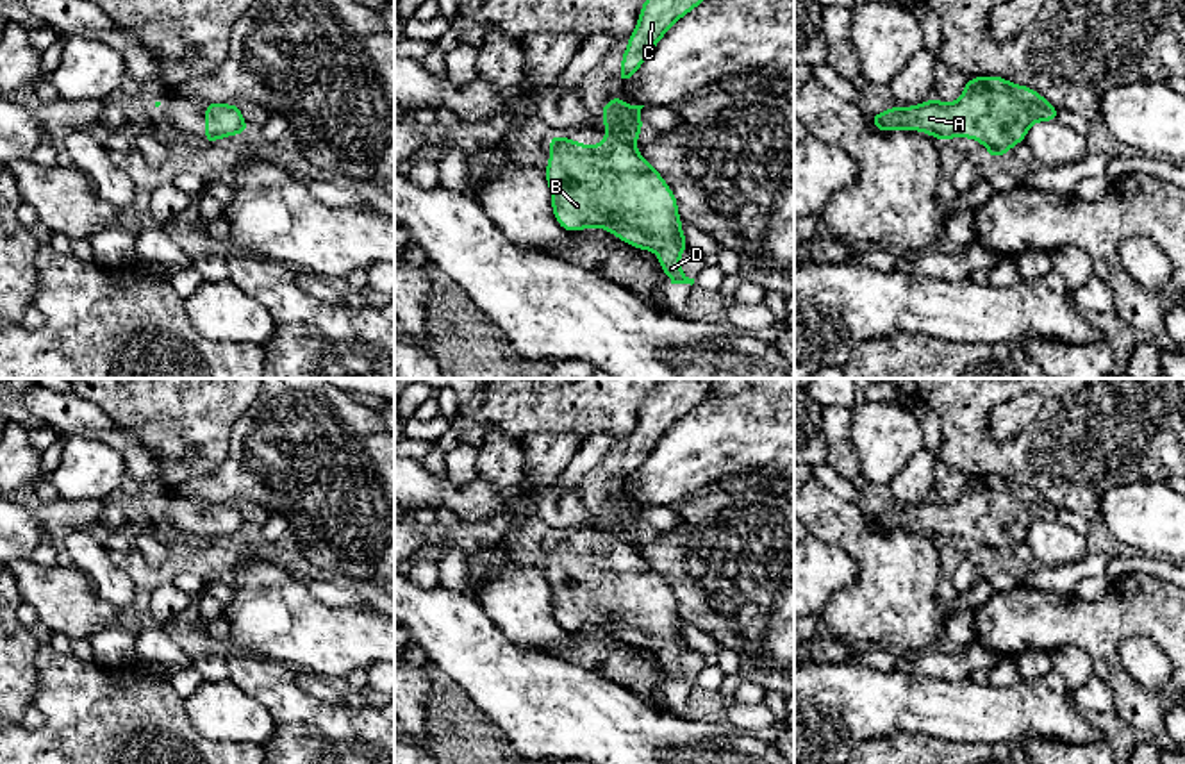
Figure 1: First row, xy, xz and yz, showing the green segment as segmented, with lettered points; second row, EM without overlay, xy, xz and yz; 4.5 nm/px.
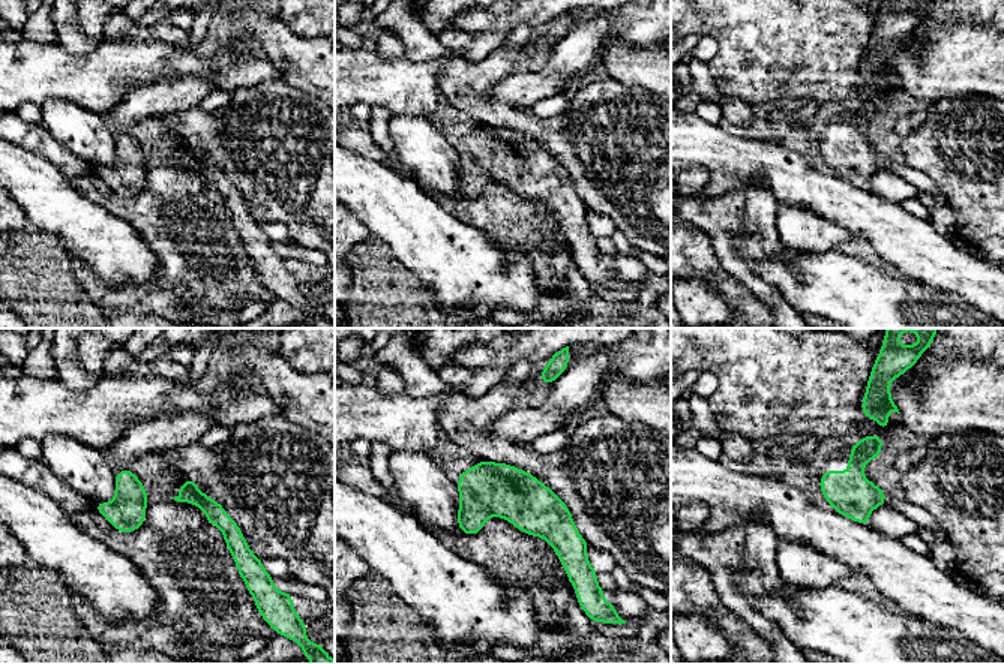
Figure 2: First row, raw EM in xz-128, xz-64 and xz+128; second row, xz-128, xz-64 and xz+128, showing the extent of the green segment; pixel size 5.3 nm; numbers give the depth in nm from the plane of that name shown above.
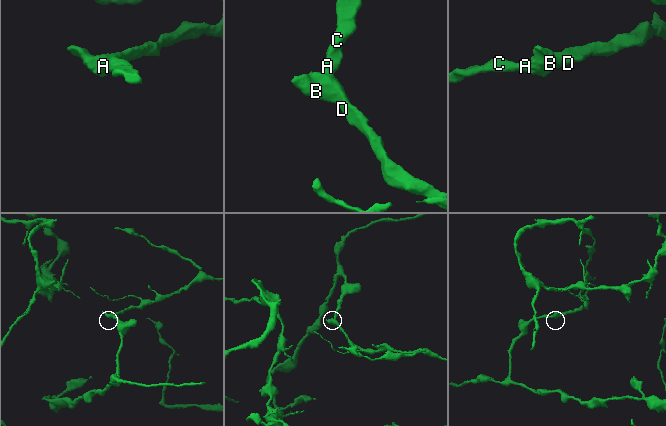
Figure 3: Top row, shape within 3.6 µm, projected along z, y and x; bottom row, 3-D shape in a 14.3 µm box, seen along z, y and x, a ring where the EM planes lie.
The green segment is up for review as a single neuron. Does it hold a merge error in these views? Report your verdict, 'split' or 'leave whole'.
leave whole

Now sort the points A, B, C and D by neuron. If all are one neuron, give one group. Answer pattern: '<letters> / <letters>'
A B C D

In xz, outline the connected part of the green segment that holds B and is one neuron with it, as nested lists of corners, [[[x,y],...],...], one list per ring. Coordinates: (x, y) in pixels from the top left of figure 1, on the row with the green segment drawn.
[[[616,95],[601,109],[605,141],[594,146],[562,137],[550,139],[550,161],[544,170],[551,195],[551,211],[566,232],[607,228],[617,239],[659,255],[662,271],[671,284],[694,284],[680,268],[680,253],[689,248],[682,232],[676,196],[662,175],[637,152],[637,137],[644,129],[641,109],[626,105]]]

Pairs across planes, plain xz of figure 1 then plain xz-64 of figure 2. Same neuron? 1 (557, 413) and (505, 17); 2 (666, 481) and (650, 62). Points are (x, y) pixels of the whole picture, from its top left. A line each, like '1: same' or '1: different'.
1: same
2: different

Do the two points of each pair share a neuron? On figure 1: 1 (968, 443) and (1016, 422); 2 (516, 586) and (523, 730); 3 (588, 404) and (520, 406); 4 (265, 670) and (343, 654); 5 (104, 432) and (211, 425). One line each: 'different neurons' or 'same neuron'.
1: different neurons
2: different neurons
3: same neuron
4: different neurons
5: different neurons

